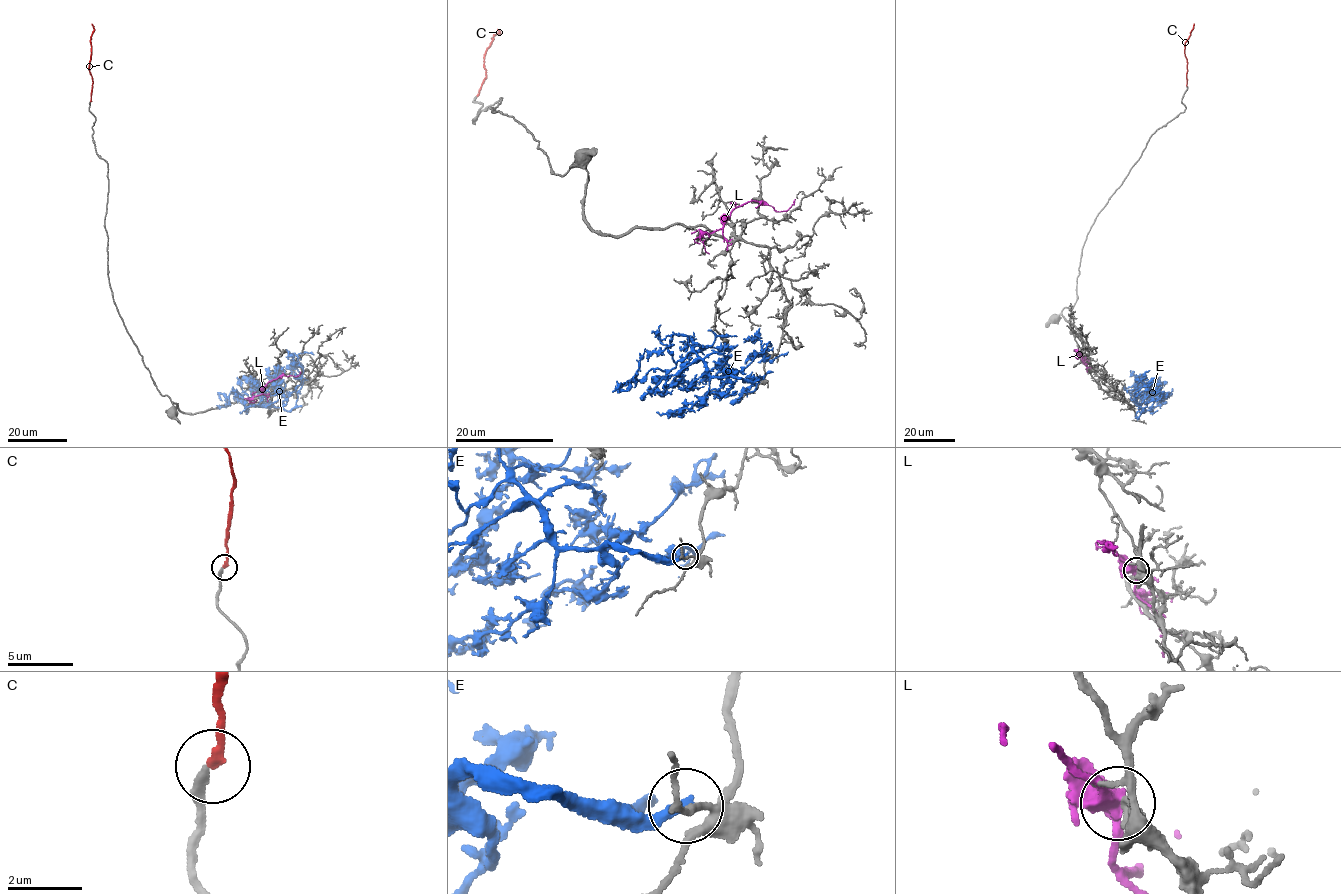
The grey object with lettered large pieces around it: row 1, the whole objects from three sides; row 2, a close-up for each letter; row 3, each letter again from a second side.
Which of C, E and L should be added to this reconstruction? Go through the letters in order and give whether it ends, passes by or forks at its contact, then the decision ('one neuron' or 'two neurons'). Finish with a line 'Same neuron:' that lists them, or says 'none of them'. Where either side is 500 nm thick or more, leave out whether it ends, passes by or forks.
C: it ends there; one neuron
E: it ends there; two neurons
L: it forks there; two neurons
Same neuron: C

